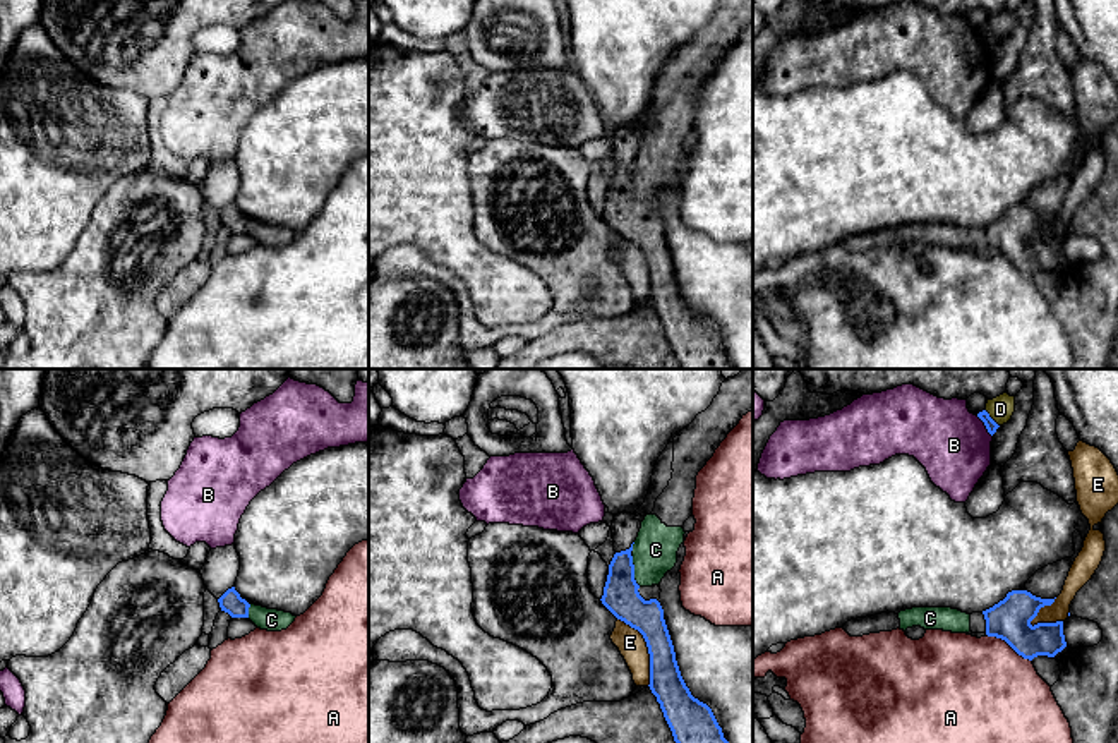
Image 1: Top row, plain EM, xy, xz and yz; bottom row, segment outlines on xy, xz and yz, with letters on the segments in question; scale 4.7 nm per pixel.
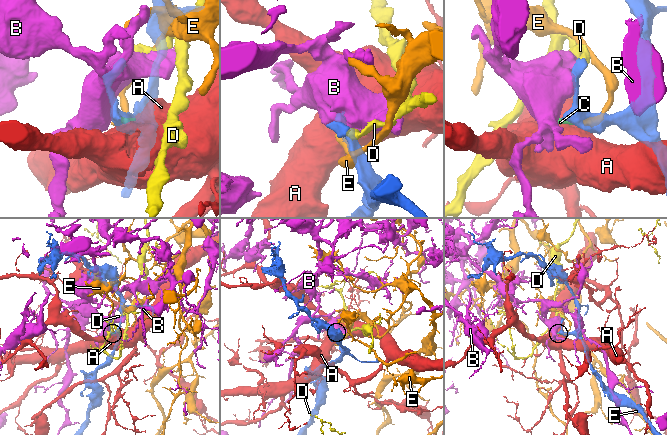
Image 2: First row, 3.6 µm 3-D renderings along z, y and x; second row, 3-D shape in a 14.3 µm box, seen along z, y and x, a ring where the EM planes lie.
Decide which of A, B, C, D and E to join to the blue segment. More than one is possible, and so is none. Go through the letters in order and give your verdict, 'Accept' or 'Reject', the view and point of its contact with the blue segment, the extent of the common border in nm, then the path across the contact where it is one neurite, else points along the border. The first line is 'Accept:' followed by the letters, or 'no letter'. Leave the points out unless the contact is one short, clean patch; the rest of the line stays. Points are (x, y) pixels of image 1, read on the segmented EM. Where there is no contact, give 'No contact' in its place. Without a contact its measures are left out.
Accept: C
A: Reject. Touches blue at yz (1009, 644). Shared border 260 nm. Boundary: yz (986, 634), (1003, 639), (1031, 661)
B: Reject. Touches blue at yz (985, 424). Shared border 130 nm
C: Accept. Touches blue at xz (633, 572). Shared border 150 nm. Path across: xz (621, 598), (621, 585), (633, 572), (655, 549)
D: Reject. Touches blue at yz (991, 419). Shared border 100 nm. Boundary: yz (985, 410), (998, 426)
E: Reject. Touches blue at xz (649, 649). Shared border 360 nm. Boundary: xz (618, 618), (633, 627), (645, 642), (649, 685)

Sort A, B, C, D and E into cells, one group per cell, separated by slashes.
A / B / C / D / E

